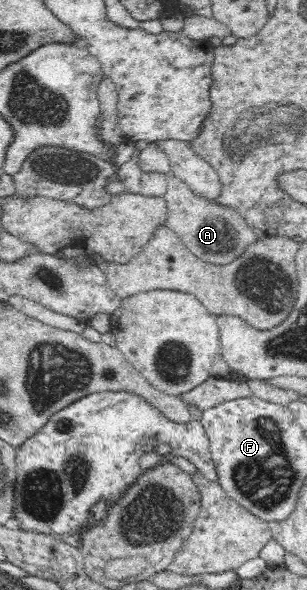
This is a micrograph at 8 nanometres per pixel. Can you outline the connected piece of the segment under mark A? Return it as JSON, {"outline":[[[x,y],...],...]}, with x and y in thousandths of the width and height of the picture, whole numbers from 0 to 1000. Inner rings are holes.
{"outline":[[[550,297],[541,327],[531,331],[547,358],[541,381],[567,390],[590,410],[655,441],[700,449],[756,446],[814,415],[827,395],[775,356],[704,346],[635,329],[599,305]]]}

